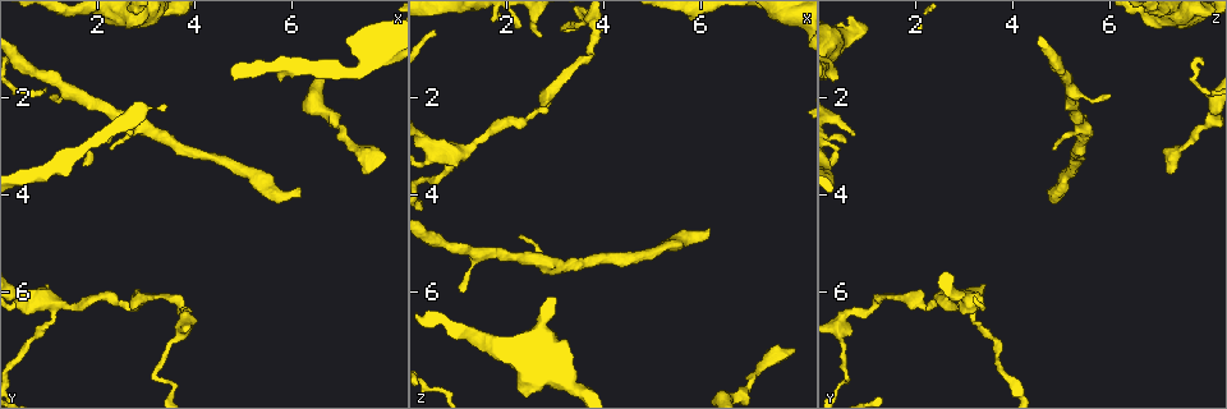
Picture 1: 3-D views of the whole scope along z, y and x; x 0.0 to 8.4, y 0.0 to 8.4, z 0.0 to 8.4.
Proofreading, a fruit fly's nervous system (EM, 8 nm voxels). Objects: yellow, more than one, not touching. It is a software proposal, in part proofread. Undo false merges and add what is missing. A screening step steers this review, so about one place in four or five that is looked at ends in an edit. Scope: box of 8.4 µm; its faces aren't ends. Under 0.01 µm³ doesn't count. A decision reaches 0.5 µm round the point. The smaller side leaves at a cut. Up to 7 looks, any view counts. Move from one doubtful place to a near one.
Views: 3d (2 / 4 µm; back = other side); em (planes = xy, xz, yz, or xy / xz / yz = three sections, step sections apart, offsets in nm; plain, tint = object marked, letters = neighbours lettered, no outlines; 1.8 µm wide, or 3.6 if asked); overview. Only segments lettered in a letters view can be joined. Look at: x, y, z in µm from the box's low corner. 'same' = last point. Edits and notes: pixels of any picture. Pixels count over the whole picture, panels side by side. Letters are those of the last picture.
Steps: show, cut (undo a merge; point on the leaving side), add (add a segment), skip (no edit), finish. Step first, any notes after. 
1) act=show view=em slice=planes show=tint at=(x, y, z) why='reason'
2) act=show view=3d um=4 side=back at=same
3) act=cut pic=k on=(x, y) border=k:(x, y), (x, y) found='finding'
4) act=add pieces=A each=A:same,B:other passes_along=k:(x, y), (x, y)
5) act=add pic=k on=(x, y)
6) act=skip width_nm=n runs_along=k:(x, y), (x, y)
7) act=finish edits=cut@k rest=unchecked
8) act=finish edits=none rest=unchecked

act=show view=3d um=2 at=(2.55, 6.20, 2.35) why='thin neck'

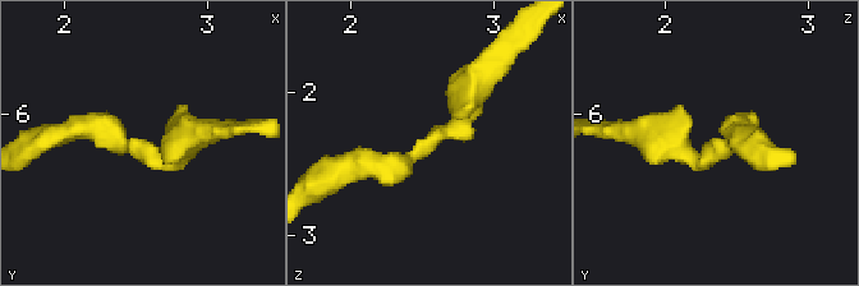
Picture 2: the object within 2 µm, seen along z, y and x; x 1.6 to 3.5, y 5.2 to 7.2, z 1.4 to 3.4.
act=show view=em slice=xy step=8 show=letters at=(2.52, 6.20, 2.36) arm_widths_nm=200,220 why='now the EM'

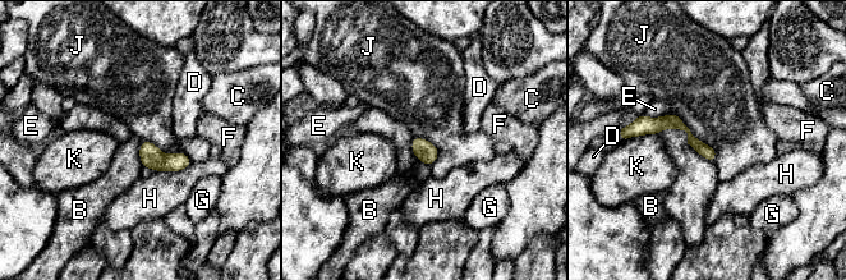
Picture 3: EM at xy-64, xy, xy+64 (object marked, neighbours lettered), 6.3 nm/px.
act=skip longest_contact=J:420nm each=B:other,C:other,D:other,E:other,F:other,G:other,H:other,J:other,K:other runs_along=3:(637, 127), (679, 124), (712, 156) found='all the same neuron'

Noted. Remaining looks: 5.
act=show view=em slice=xz step=8 show=tint at=(6.10, 3.90, 4.70) why='long arm stops here'

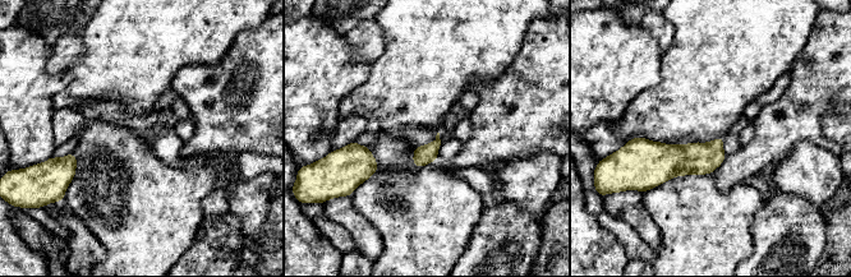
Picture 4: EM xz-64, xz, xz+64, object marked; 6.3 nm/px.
act=show view=em slice=planes show=letters at=same

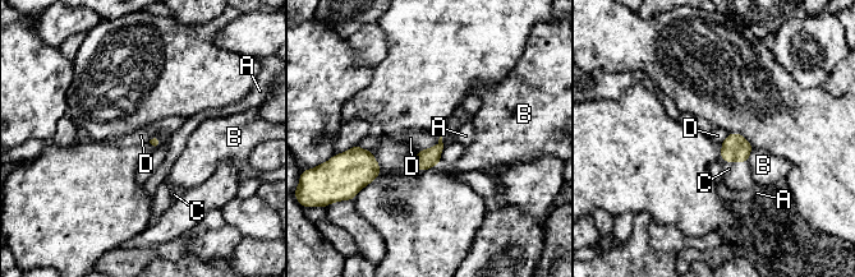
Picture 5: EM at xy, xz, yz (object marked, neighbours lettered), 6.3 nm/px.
act=add pic=5 on=(736, 175) each=A:other,B:other,C:same,D:other passes_along=5:(735, 148), (736, 161), (736, 175) found='it goes on there'

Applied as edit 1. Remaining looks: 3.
act=show view=overview why='see it whole again'

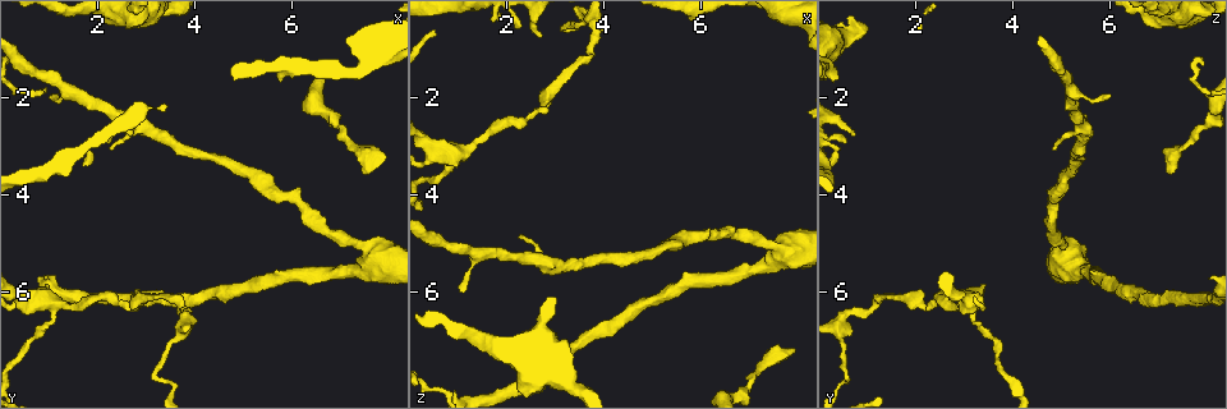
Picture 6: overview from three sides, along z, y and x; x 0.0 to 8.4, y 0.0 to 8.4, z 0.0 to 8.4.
act=show view=em slice=planes show=tint at=(7.95, 3.35, 7.15) why='an open end'

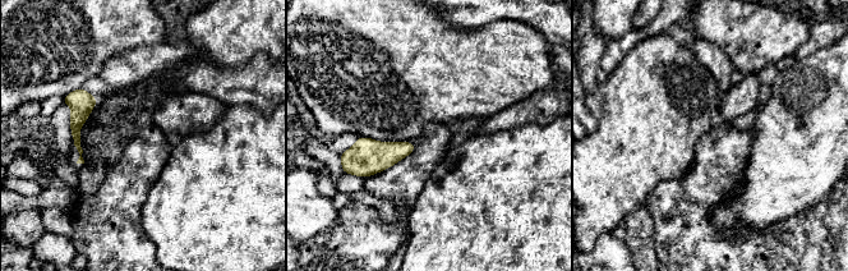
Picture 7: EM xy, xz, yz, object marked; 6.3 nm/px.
act=show view=em slice=planes show=letters at=same why='see the neighbours'

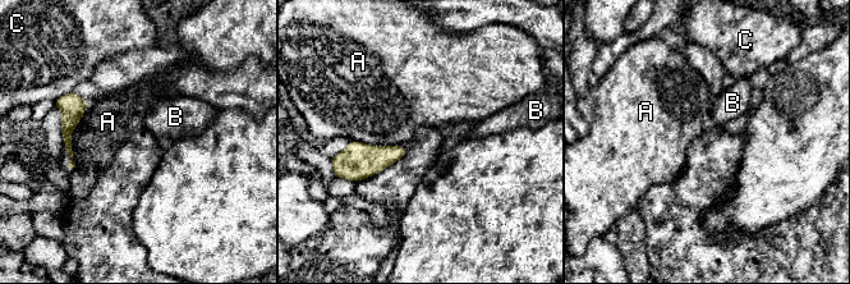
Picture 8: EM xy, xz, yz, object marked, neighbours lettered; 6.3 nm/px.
act=skip longest_contact=A:440nm each=A:other,B:other,C:other border=8:(88, 102), (70, 134), (69, 168) found='no lettered segment goes on from it'

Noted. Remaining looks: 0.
act=finish edits=add@5 rest=unchecked

